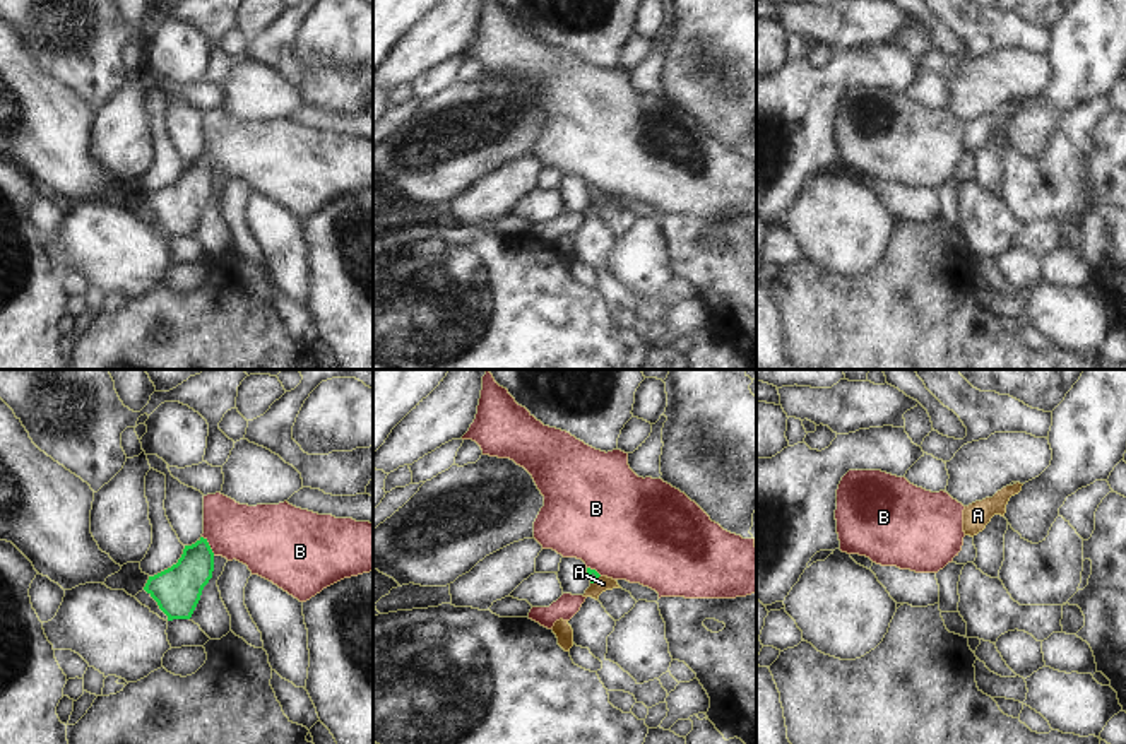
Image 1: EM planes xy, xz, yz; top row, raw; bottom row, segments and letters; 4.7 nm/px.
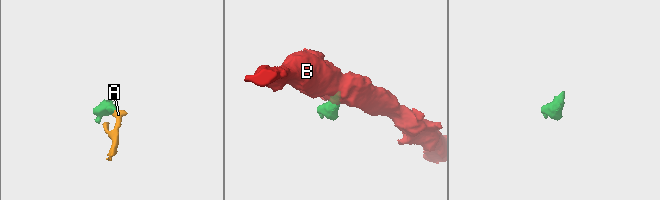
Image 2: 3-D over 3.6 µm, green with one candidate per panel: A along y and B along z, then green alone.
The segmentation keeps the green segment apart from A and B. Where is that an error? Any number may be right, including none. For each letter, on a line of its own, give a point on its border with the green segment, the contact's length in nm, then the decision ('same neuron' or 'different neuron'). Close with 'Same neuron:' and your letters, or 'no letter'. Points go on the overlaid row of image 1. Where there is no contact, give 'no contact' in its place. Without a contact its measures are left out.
A: xz (594, 580) | 60 nm | same neuron
B: xy (209, 546) | 110 nm | different neuron
Same neuron: A

